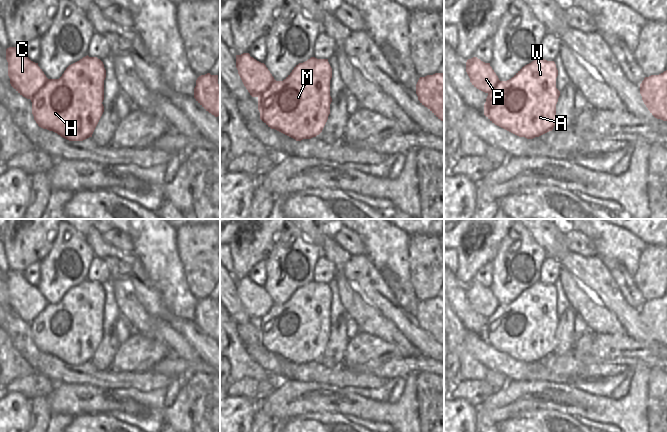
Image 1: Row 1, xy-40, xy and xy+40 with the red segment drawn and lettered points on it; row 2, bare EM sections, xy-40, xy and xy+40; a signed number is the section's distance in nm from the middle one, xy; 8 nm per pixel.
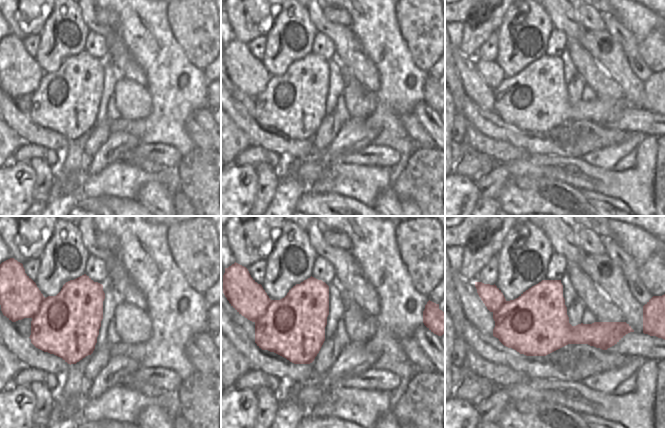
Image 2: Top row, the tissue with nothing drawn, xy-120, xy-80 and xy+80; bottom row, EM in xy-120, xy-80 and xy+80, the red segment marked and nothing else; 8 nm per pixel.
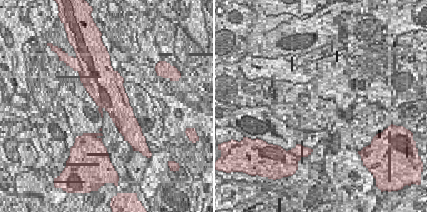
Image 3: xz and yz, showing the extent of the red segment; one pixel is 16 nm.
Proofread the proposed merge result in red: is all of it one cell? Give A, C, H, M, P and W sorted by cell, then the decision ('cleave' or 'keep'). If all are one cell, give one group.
A H M W / C P | cleave

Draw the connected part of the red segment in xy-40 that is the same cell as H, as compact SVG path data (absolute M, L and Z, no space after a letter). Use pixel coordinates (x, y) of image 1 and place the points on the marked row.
M88 55L69 65L59 79L48 82L31 99L32 114L39 127L53 131L69 141L83 141L92 134L104 112L106 70L97 57Z

